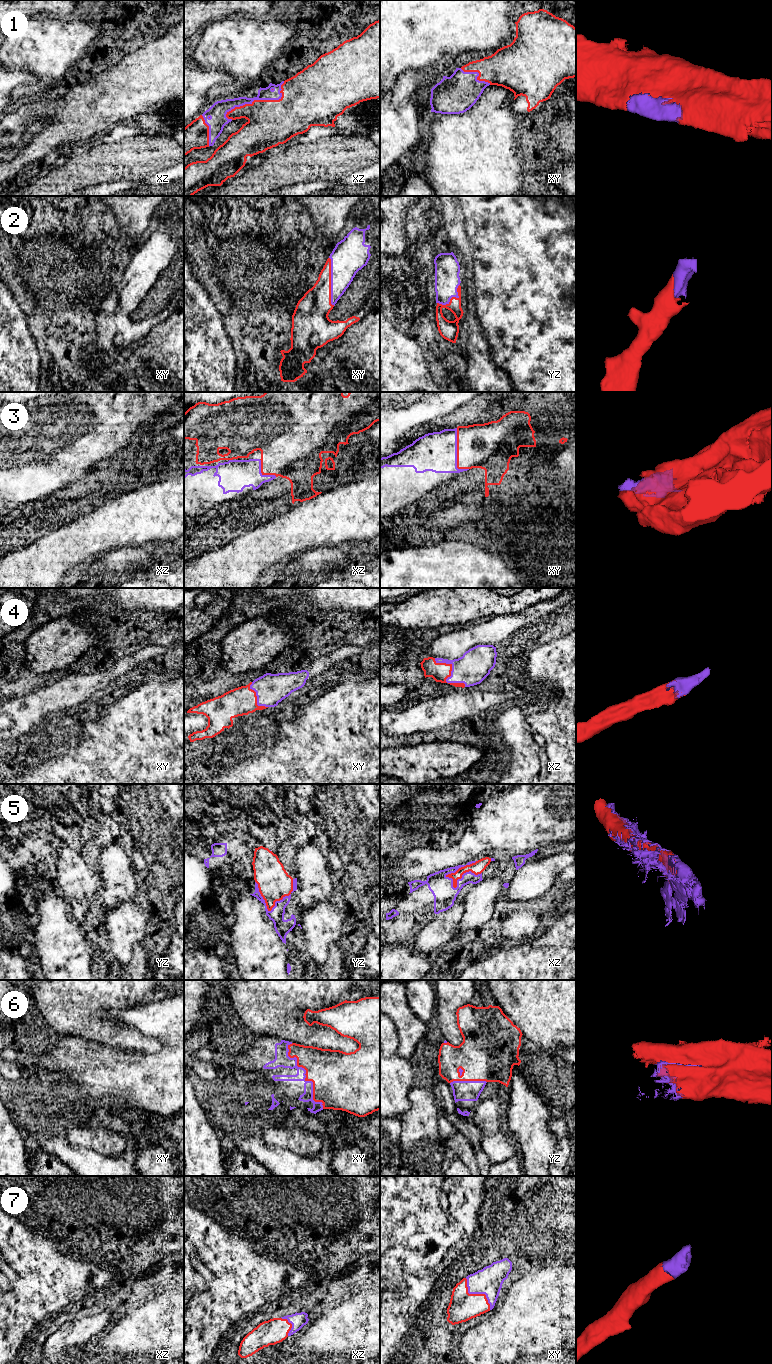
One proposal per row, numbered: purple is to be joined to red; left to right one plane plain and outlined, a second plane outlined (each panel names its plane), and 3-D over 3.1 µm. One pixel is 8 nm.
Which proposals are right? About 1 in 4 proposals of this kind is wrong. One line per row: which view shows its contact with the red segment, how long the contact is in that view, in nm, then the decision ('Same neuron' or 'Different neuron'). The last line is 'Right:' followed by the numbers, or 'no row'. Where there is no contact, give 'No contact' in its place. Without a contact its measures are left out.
1: Touches red in xz. Shared border 550 nm. Same neuron
2: Touches red in xy. Shared border 400 nm. Same neuron
3: Touches red in xy. Shared border 340 nm. Same neuron
4: Touches red in xz. Shared border 340 nm. Same neuron
5: Touches red in xz. Shared border 300 nm. Same neuron
6: Touches red in xy. Shared border 600 nm. Same neuron
7: Touches red in xy. Shared border 320 nm. Same neuron
Right: 1, 2, 3, 4, 5, 6, 7

